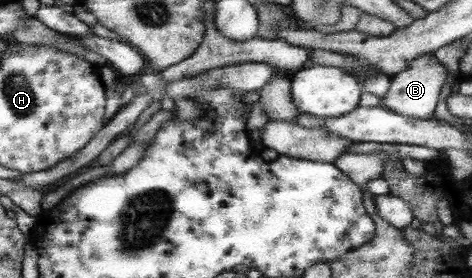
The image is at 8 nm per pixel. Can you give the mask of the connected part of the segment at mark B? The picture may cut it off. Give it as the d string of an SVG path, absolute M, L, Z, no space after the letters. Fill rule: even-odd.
M433 54L415 57L407 69L389 78L391 85L384 97L380 98L381 108L415 119L433 119L432 113L435 111L437 98L441 93L441 87L445 84L447 73L447 69L437 61Z

